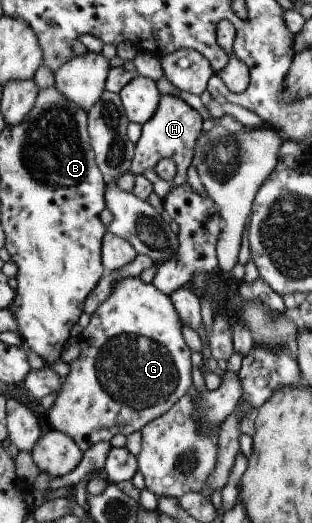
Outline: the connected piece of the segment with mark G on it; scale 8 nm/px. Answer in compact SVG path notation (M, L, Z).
M128 276L118 281L112 290L111 296L91 315L89 324L83 328L77 337L80 355L70 363L71 370L66 378L65 384L58 395L56 395L57 398L55 399L54 405L47 413L50 428L53 429L55 427L57 430L67 433L78 443L82 451L88 451L92 445L96 445L100 441L110 441L116 433L132 435L136 431L141 431L147 423L168 413L184 395L190 393L191 387L194 386L192 366L193 350L188 347L188 343L182 337L182 331L180 331L182 325L184 325L182 317L176 311L172 298L163 291L160 291L153 283L146 283L141 276Z

